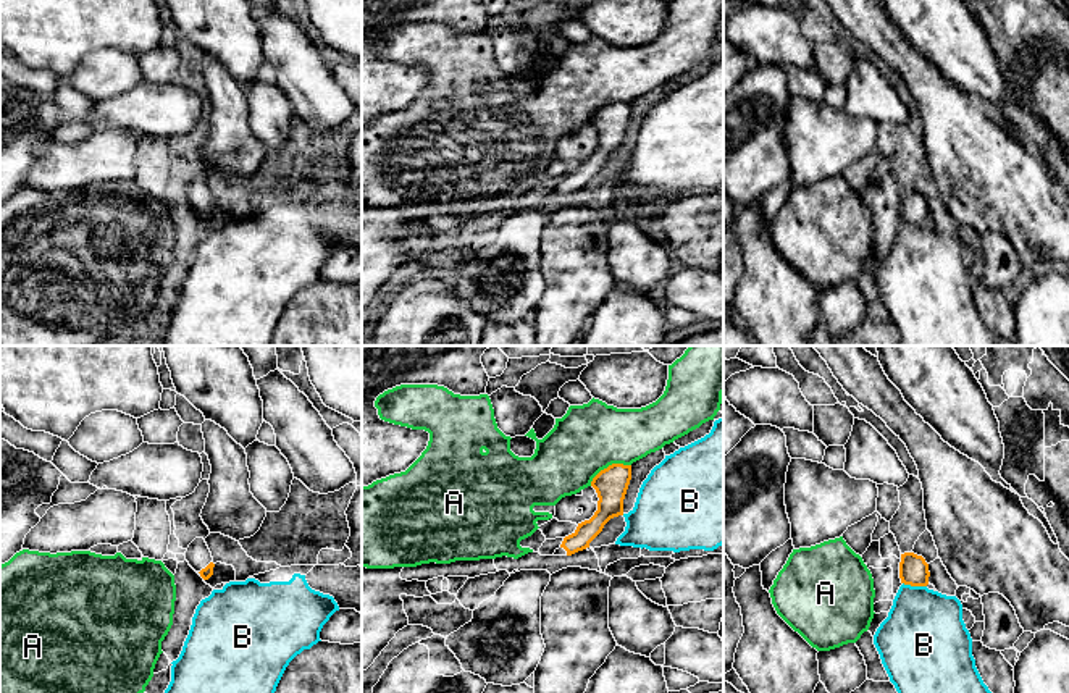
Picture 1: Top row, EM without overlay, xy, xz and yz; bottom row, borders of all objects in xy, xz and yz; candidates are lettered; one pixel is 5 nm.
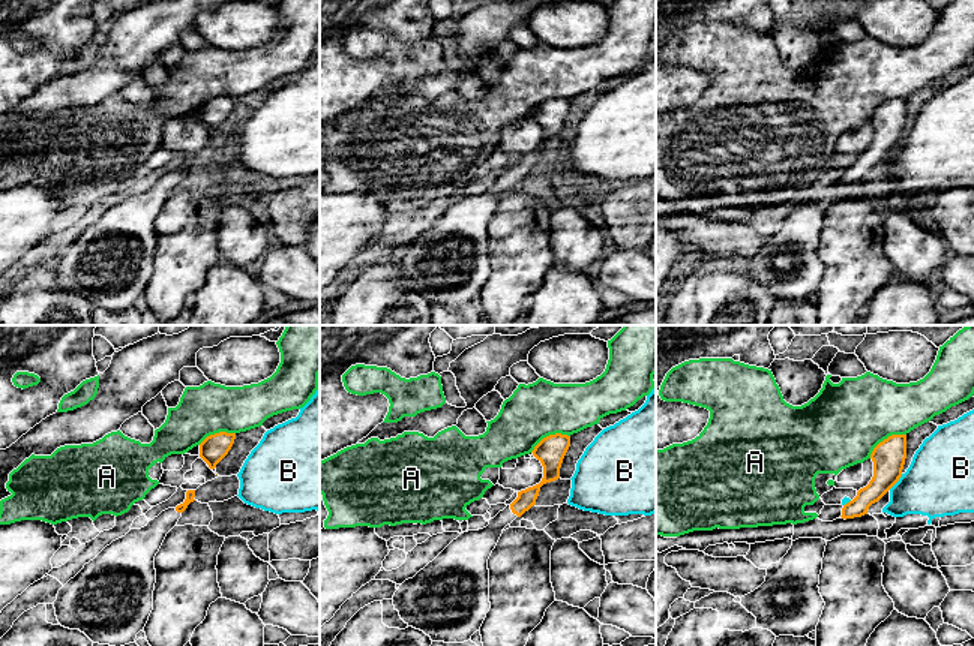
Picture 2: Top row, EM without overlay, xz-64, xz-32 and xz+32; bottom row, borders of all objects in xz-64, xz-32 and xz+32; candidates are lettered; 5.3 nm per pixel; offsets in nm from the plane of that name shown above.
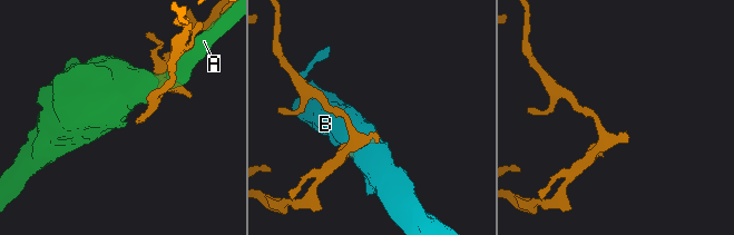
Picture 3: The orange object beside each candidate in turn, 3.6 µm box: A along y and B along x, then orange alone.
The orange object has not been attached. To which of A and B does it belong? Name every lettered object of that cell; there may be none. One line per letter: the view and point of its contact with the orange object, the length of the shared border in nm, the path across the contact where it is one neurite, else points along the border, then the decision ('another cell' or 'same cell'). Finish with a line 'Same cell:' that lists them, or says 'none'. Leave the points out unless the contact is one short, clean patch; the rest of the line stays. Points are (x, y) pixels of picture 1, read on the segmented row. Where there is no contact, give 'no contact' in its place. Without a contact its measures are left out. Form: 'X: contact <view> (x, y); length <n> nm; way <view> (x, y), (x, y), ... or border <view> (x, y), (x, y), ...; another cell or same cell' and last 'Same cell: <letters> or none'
A: contact xz (609, 466); length 240 nm; another cell
B: contact yz (914, 585); length 120 nm; another cell
Same cell: none

